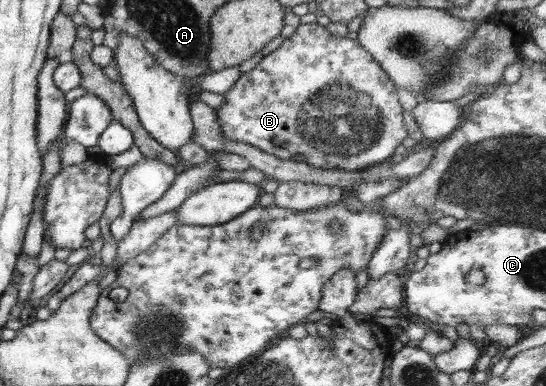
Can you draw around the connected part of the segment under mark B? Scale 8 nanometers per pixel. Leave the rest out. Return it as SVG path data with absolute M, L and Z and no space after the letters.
M299 24L294 34L248 72L225 95L225 104L215 109L221 131L233 139L272 154L281 160L307 163L315 168L359 171L388 162L395 149L409 136L396 86L381 65L357 40L337 37L323 26Z

